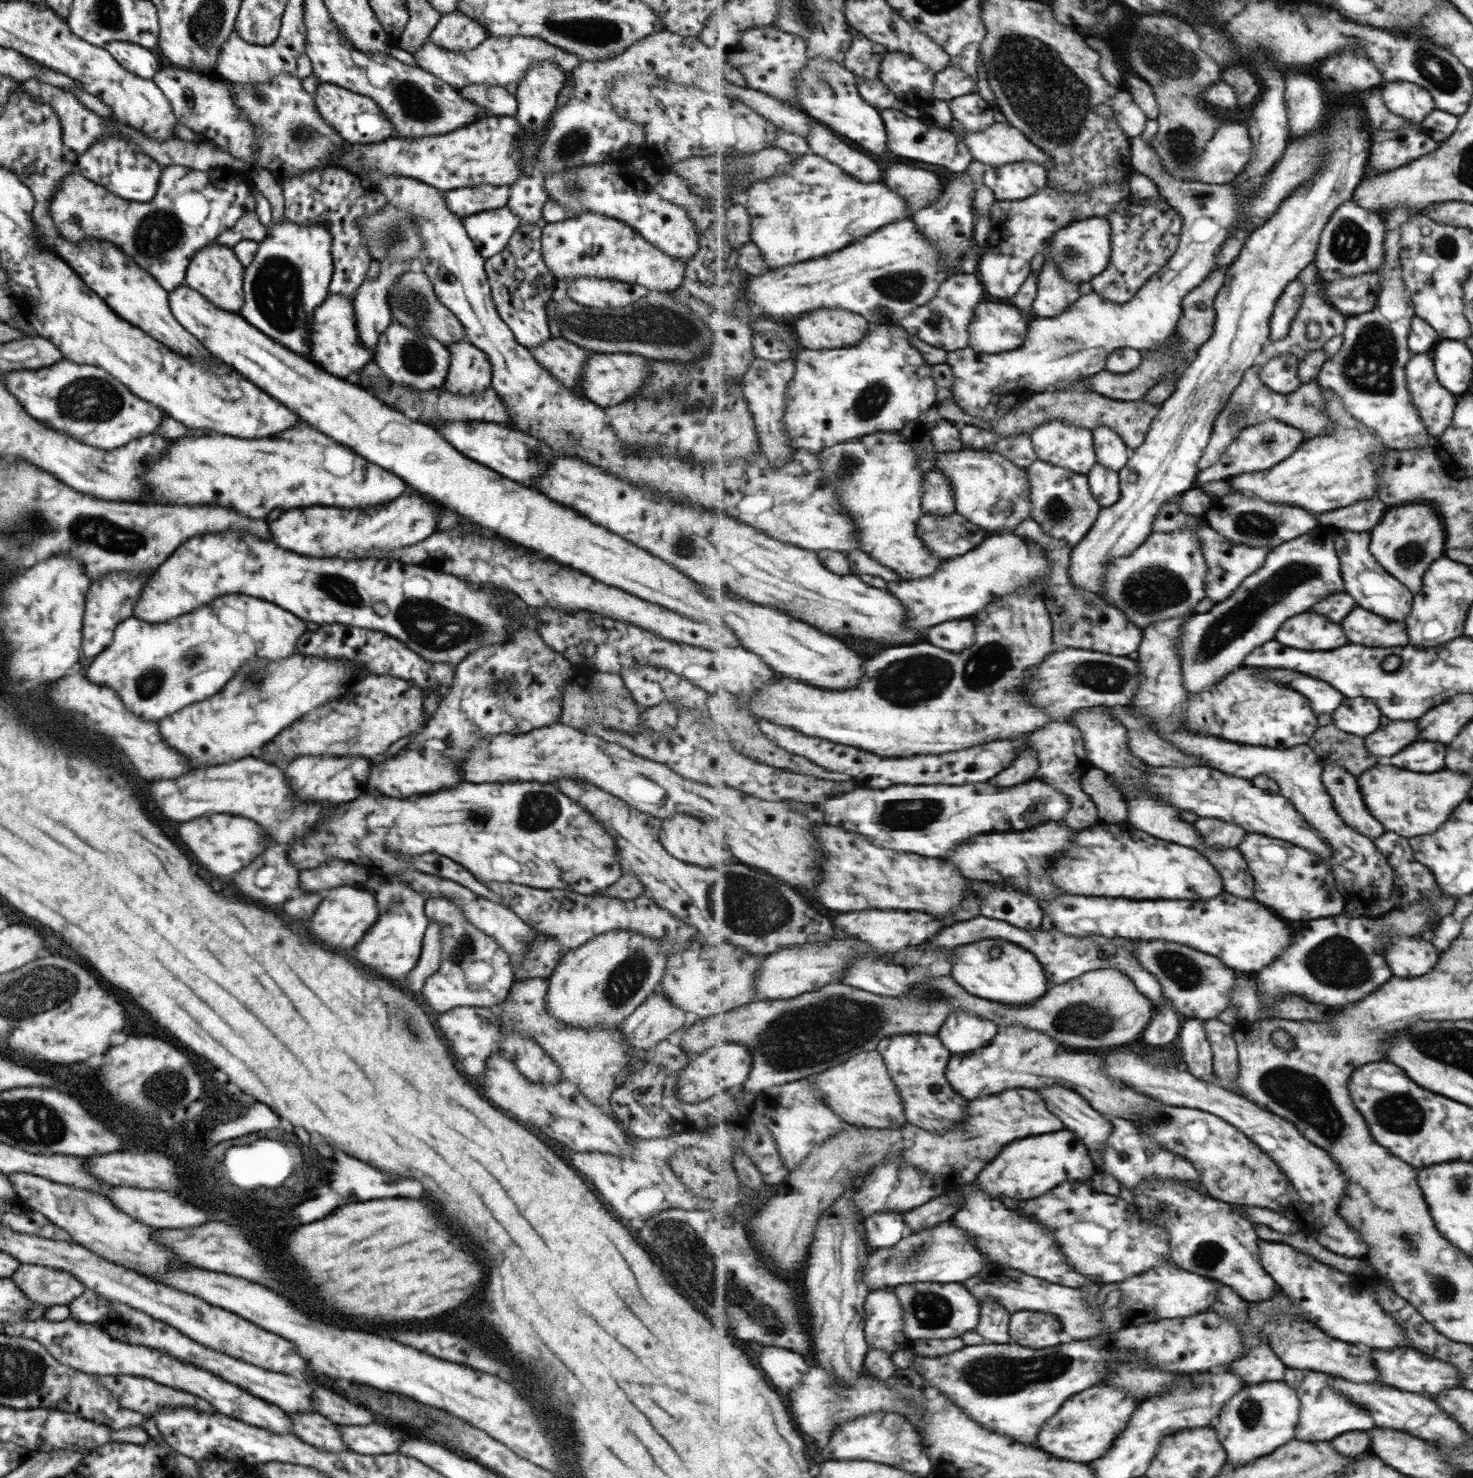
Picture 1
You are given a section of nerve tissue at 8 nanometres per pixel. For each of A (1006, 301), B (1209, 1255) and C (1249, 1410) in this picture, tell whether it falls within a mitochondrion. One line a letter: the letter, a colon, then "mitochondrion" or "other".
A: other
B: mitochondrion
C: mitochondrion

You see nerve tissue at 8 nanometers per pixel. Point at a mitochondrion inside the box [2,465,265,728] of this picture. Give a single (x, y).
(87, 530)

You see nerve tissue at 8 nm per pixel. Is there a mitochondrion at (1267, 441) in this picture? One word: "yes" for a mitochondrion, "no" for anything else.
yes

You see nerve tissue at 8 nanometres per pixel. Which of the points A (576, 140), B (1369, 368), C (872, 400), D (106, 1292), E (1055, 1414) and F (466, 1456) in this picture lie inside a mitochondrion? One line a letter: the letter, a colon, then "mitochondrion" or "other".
A: mitochondrion
B: mitochondrion
C: mitochondrion
D: other
E: other
F: other

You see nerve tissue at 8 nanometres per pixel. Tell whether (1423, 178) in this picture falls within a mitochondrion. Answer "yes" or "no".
no

